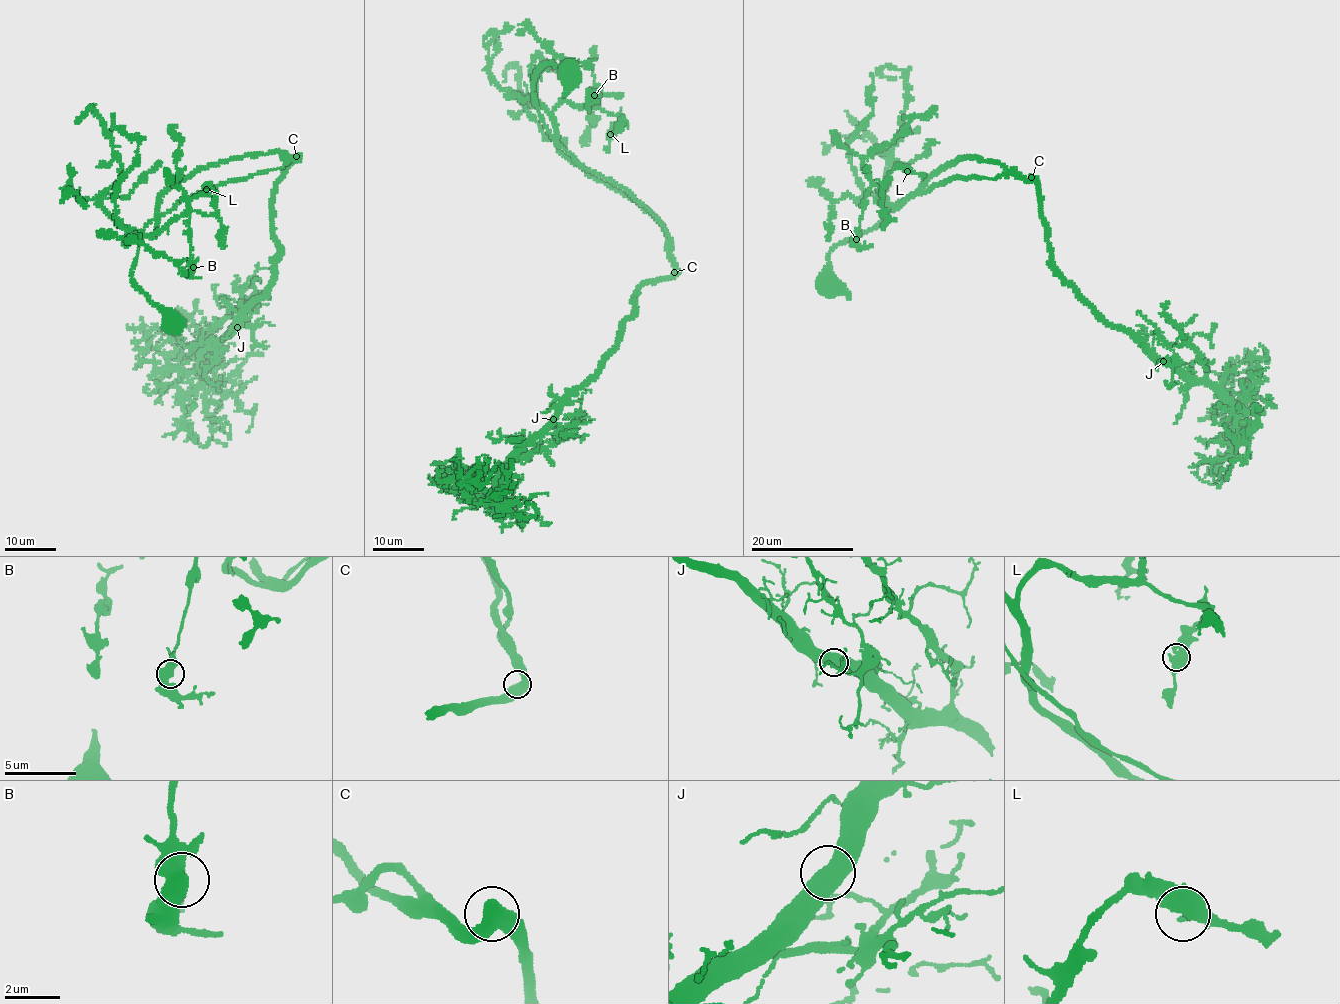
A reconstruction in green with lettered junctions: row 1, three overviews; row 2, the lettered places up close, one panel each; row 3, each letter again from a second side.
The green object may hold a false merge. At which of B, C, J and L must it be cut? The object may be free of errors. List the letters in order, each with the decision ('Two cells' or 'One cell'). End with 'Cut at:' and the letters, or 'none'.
B: One cell
C: One cell
J: One cell
L: One cell
Cut at: none

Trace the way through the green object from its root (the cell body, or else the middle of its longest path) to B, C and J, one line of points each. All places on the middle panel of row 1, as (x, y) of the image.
B: (570, 70), (547, 63), (534, 80), (549, 133), (563, 102), (595, 106), (594, 95)
C: (570, 70), (547, 63), (537, 74), (541, 121), (576, 161), (655, 217), (670, 239), (674, 273)
J: (570, 70), (547, 63), (537, 74), (541, 121), (655, 217), (676, 271), (640, 288), (615, 350), (553, 419)

